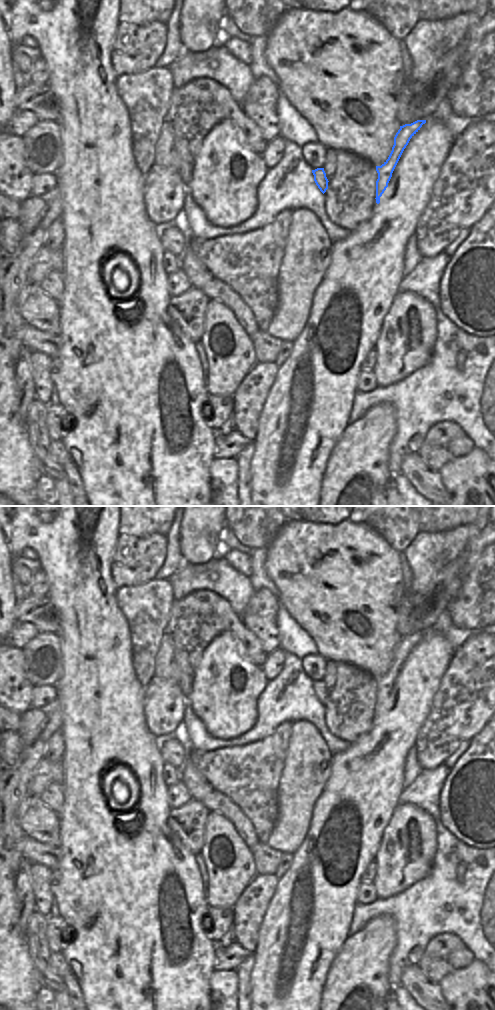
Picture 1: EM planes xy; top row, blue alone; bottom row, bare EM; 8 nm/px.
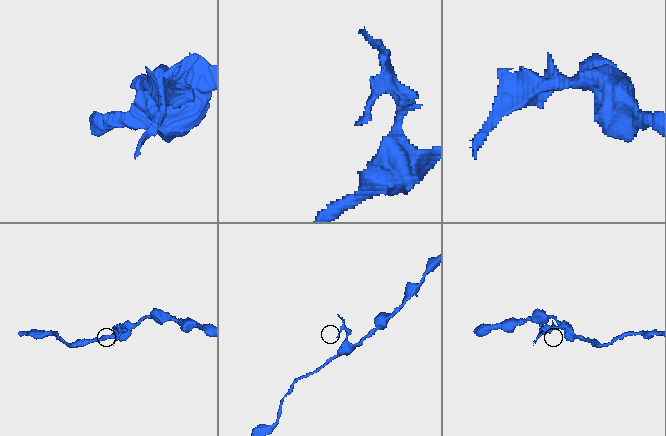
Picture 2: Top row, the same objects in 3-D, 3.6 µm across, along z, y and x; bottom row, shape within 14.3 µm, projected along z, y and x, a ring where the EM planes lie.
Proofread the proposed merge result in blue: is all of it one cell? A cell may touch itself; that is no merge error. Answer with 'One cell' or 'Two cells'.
One cell.

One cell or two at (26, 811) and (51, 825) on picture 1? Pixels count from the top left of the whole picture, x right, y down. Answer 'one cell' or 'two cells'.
one cell

